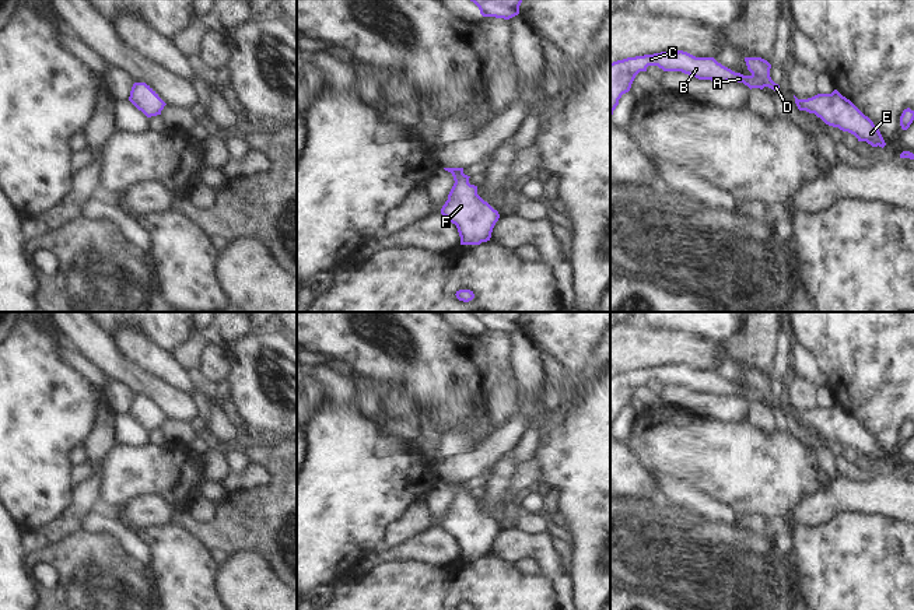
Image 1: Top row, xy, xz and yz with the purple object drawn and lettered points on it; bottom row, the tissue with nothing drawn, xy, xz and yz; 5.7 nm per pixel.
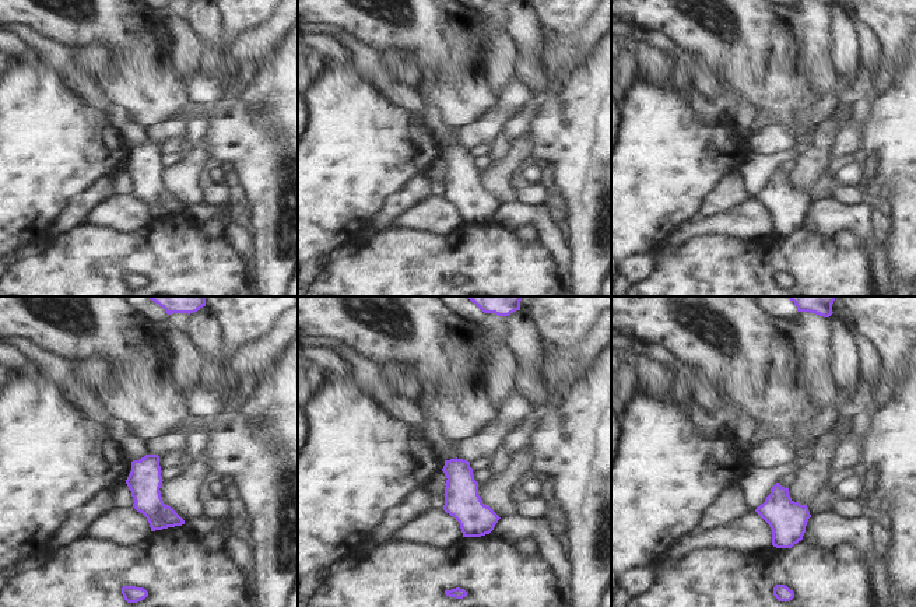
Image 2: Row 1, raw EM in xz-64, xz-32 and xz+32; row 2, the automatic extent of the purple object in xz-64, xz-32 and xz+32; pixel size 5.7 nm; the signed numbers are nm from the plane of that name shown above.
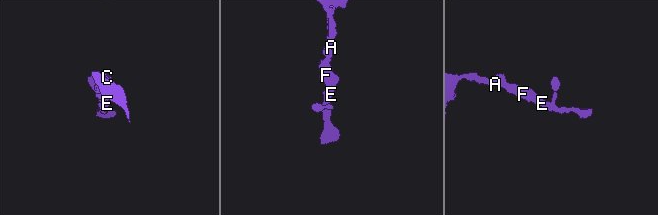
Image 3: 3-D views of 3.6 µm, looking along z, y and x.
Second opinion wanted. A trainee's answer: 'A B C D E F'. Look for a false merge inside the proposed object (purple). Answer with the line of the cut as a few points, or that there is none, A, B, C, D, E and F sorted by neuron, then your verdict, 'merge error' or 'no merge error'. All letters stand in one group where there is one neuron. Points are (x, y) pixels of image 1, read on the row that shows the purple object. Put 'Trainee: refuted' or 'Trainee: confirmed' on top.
Trainee: confirmed
cut none; groups A B C D E F; no merge error

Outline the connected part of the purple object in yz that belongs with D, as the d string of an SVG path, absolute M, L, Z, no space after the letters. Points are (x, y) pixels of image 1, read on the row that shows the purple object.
M661 52L627 57L610 63L610 120L623 94L628 92L635 76L647 71L648 66L658 66L663 71L682 71L698 80L715 83L738 81L752 88L768 87L780 91L780 85L770 77L771 64L761 57L745 57L750 76L735 73L714 57L696 57L687 52Z

